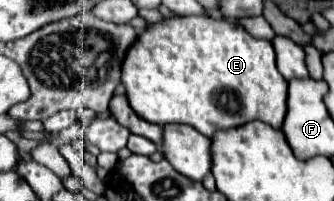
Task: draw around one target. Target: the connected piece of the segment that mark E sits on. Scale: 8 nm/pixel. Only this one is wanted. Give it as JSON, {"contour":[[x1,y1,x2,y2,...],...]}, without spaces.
{"contour":[[174,16,164,18,138,36,138,42,126,52,122,66,122,84,132,110,154,124,190,124,204,136,212,138,220,128,234,128,250,120,262,120,276,130,286,116,288,82,276,68,274,48,268,40,250,36,240,24,216,20,212,16]]}

